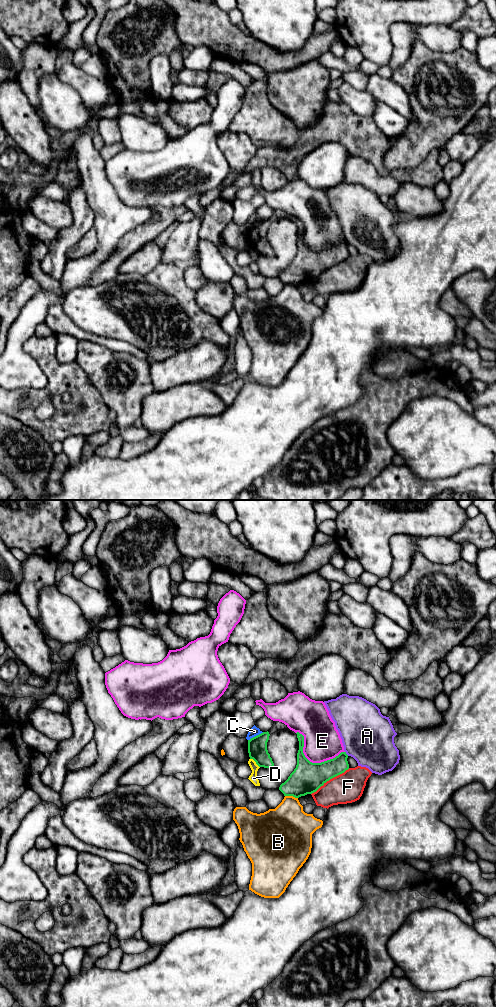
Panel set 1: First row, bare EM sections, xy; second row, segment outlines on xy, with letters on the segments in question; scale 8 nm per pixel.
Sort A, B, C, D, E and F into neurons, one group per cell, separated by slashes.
A / B / C / D / E / F

